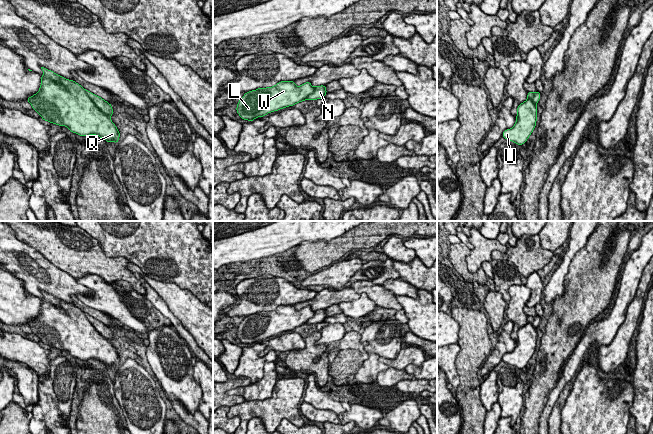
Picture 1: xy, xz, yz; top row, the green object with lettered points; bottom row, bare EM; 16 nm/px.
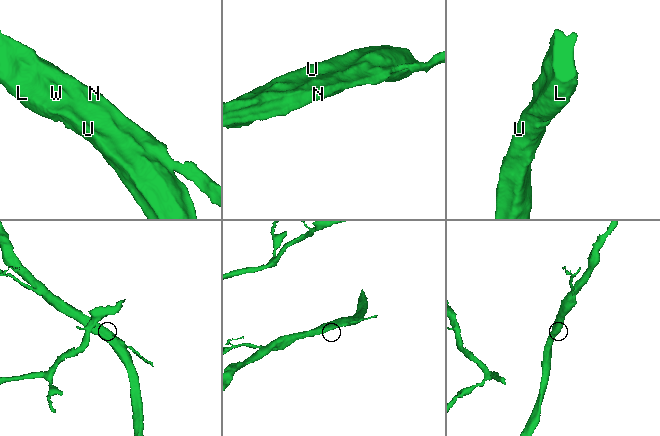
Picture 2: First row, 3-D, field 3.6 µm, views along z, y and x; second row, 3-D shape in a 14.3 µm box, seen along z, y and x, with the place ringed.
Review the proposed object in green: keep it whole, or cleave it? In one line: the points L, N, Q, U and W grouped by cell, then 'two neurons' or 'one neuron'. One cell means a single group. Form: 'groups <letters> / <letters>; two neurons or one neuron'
groups L Q U W / N; two neurons

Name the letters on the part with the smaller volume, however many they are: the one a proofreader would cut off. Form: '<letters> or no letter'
N

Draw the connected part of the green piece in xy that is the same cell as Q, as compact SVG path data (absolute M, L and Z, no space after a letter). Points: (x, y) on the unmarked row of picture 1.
M41 291L41 293L43 299L41 300L39 315L29 321L27 325L43 344L68 351L71 356L80 360L97 359L108 367L118 367L120 357L117 351L110 341L93 327L81 309L73 304L65 303L44 291Z

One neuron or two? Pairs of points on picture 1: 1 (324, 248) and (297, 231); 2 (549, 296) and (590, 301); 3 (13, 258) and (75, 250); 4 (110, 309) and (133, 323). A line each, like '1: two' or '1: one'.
1: two
2: two
3: two
4: one

